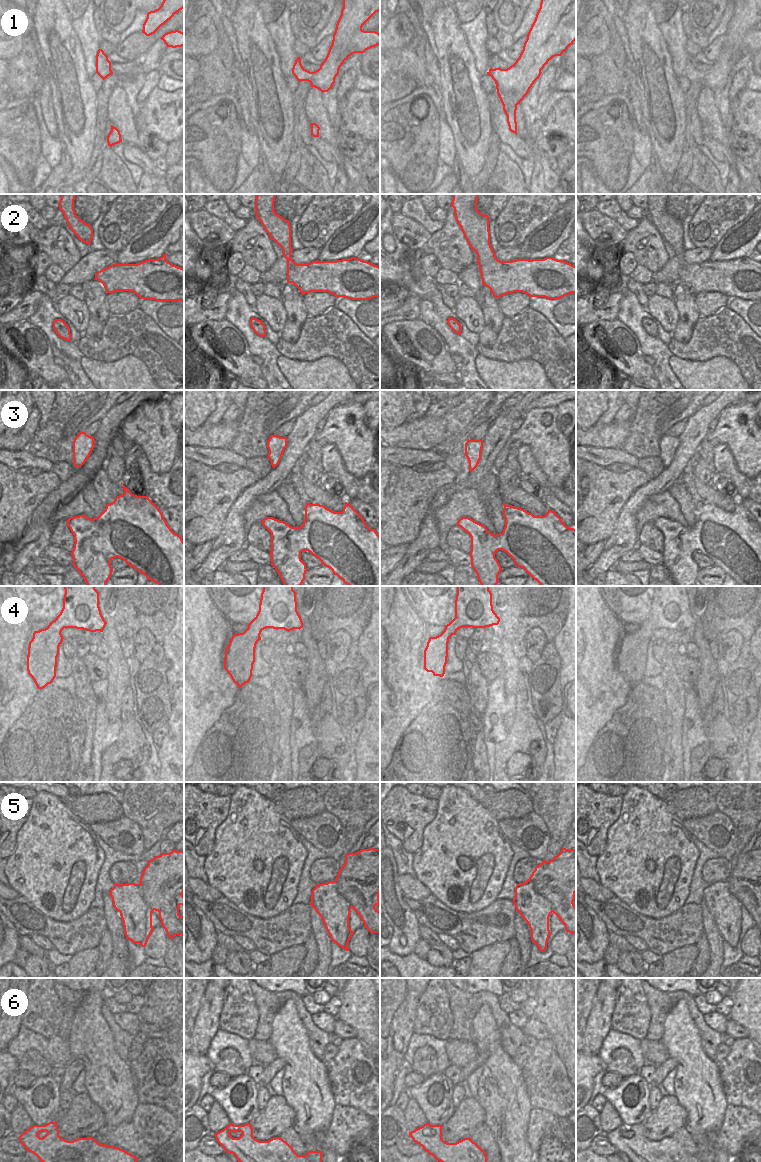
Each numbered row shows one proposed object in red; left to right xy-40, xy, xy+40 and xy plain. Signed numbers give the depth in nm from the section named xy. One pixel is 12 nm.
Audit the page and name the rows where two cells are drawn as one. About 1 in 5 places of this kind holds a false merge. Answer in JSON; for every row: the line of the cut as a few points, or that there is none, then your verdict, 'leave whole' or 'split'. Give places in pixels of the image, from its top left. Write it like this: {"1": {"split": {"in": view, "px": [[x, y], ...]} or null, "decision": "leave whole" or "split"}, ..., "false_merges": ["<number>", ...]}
{"1": {"split": null, "decision": "leave whole"}, "2": {"split": null, "decision": "leave whole"}, "3": {"split": null, "decision": "leave whole"}, "4": {"split": null, "decision": "leave whole"}, "5": {"split": {"in": "xy+40", "px": [[526, 880], [530, 880], [534, 889], [551, 903], [552, 911]]}, "decision": "split"}, "6": {"split": null, "decision": "leave whole"}, "false_merges": ["5"]}

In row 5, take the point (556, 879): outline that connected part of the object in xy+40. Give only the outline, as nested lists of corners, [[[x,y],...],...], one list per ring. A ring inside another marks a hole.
[[[562,848],[552,860],[543,860],[526,881],[532,881],[535,891],[552,903],[552,912],[564,924],[566,932],[576,933],[576,906],[573,903],[576,893],[576,849]]]

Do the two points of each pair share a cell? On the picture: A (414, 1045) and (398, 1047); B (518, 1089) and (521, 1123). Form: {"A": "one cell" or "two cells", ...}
{"A": "two cells", "B": "one cell"}

